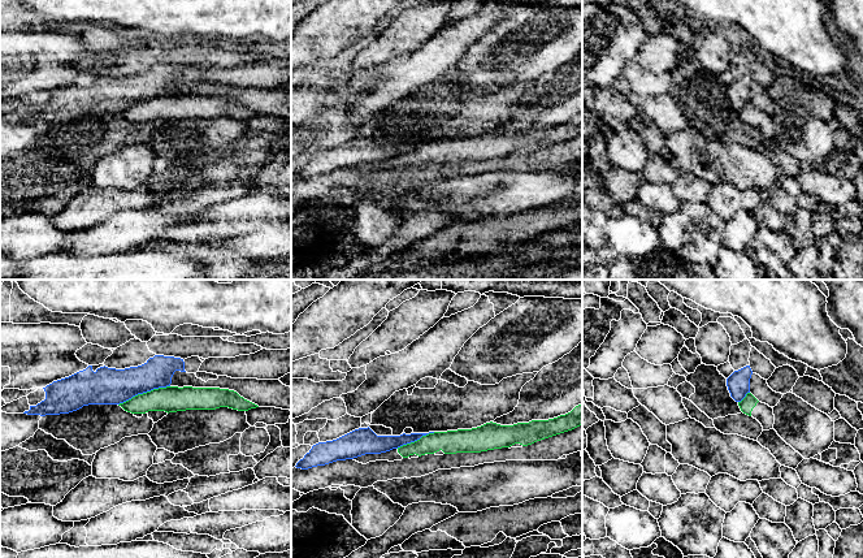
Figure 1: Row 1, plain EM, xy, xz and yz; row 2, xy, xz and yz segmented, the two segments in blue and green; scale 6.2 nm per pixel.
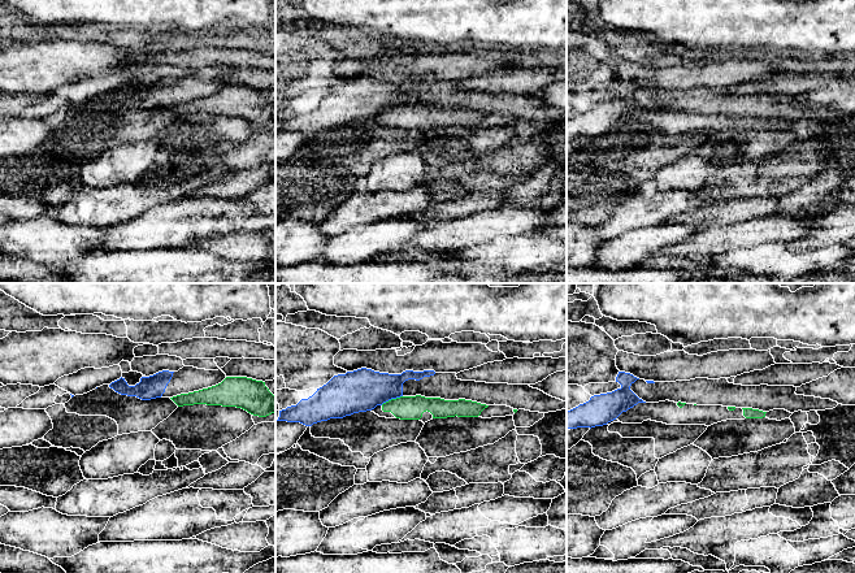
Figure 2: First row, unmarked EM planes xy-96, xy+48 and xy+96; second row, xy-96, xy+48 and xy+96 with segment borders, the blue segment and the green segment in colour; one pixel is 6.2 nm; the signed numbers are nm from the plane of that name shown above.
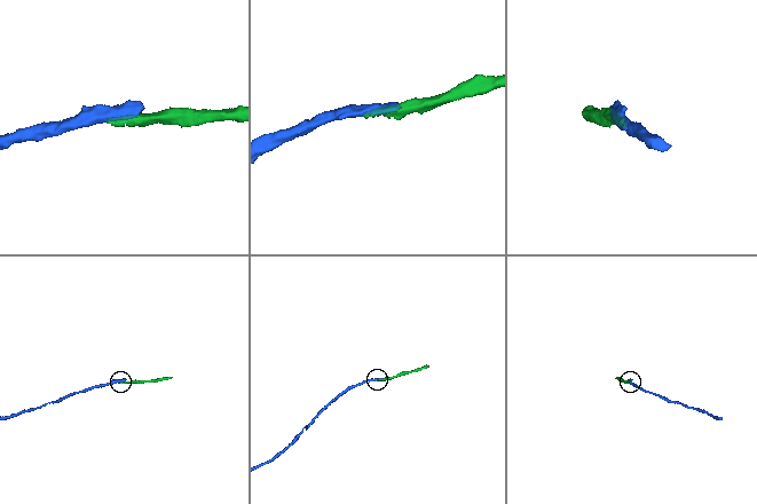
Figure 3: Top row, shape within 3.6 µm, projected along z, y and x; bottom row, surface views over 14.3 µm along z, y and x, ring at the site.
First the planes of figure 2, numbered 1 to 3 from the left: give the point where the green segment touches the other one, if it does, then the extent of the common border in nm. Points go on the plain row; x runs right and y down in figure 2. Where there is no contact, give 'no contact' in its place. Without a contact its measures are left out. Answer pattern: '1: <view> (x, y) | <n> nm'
1: no contact
2: xy+48 (391, 107) | 150 nm
3: no contact

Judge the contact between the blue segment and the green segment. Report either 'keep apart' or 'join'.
keep apart

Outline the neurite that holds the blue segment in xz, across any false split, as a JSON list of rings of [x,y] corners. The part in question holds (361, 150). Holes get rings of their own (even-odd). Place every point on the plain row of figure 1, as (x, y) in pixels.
[[[369,135],[359,137],[337,148],[313,153],[295,176],[308,178],[337,169],[354,168],[365,163],[381,163],[415,151],[426,143],[429,142],[377,144]]]

